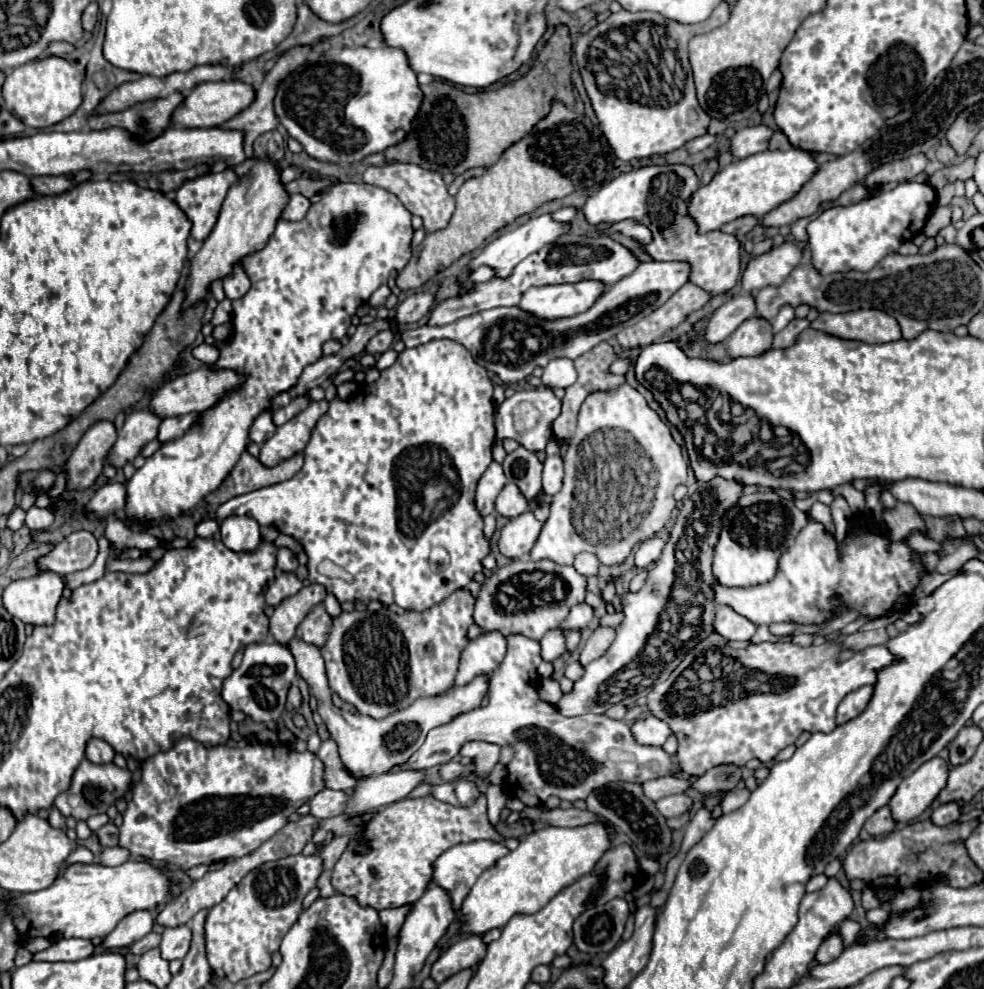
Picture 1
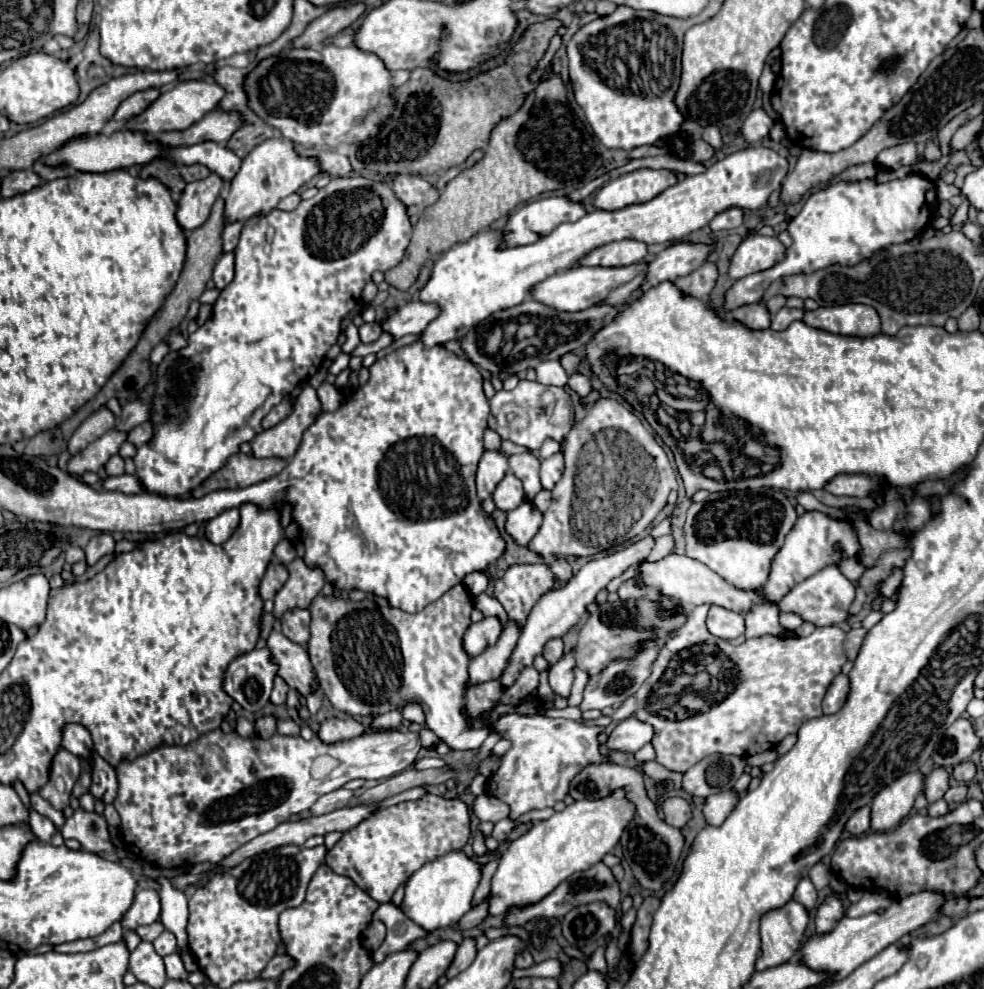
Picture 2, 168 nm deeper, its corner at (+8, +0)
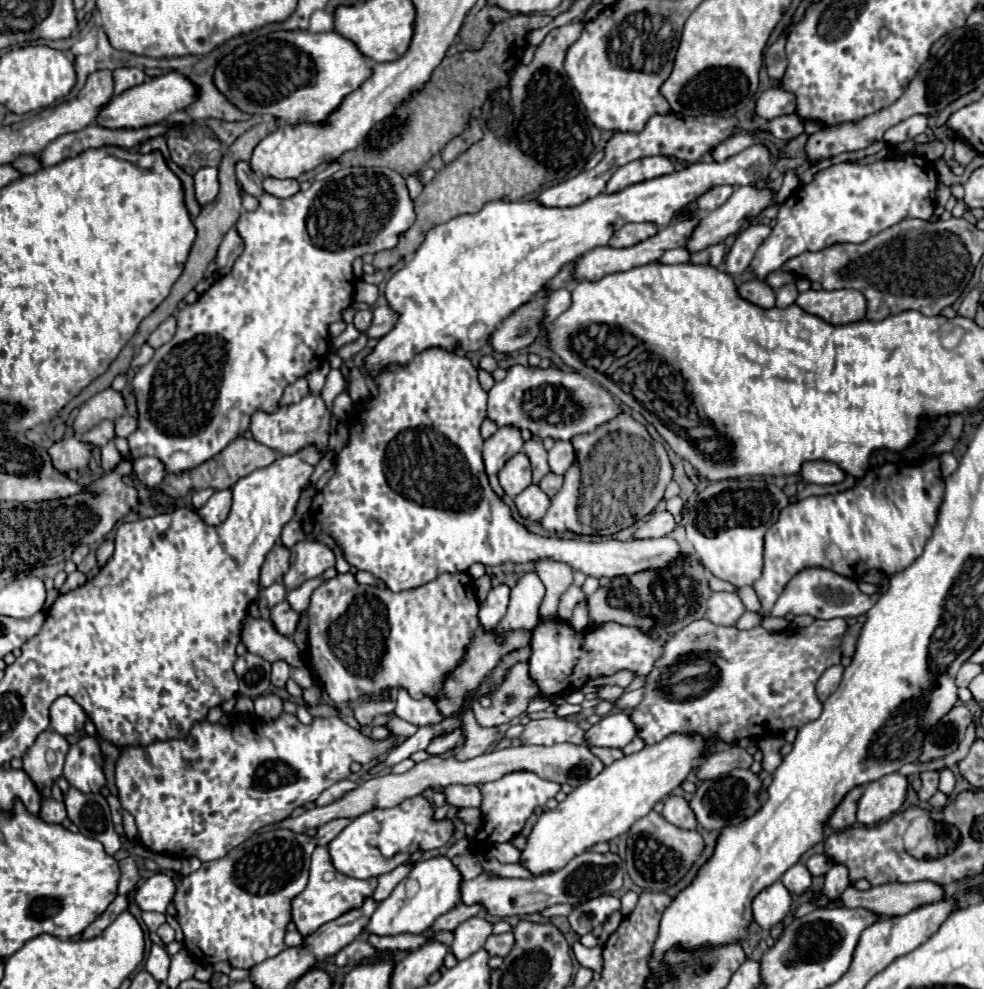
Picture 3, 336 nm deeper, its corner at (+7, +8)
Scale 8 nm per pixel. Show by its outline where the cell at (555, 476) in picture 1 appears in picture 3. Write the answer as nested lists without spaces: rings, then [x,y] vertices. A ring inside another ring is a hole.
[[[558,440],[556,444],[554,444],[554,448],[548,452],[548,464],[550,464],[550,470],[554,472],[554,474],[558,474],[558,476],[562,476],[568,468],[570,468],[570,464],[574,462],[574,448],[572,448],[572,444],[570,442],[562,442],[562,440]]]

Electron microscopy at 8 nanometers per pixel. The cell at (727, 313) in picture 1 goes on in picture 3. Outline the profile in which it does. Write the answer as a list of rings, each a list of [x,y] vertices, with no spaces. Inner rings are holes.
[[[904,156],[896,160],[876,160],[870,164],[860,164],[860,162],[842,162],[836,166],[830,166],[818,176],[806,184],[798,186],[800,190],[794,190],[788,200],[780,206],[776,226],[772,228],[770,238],[758,248],[756,258],[750,264],[750,270],[758,280],[766,280],[770,272],[776,272],[784,262],[790,258],[796,258],[804,252],[818,252],[822,248],[834,246],[834,244],[844,244],[844,242],[866,242],[870,236],[902,222],[908,218],[920,218],[920,220],[930,220],[934,214],[936,206],[936,184],[938,184],[938,174],[936,168],[930,160],[920,158],[920,156]]]

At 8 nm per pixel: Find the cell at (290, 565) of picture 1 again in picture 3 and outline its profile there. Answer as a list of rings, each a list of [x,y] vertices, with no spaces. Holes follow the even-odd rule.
[[[290,520],[290,522],[284,526],[280,540],[282,540],[282,544],[284,544],[286,548],[292,548],[296,542],[304,540],[304,530],[302,530],[300,522],[298,522],[298,520]]]

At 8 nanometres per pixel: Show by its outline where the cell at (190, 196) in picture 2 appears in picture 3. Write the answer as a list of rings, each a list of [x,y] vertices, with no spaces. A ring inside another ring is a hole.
[[[200,168],[194,174],[196,200],[200,206],[210,204],[218,194],[218,170],[216,168]]]

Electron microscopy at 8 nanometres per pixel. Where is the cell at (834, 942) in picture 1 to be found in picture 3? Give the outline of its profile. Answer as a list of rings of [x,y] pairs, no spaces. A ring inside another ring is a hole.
[[[834,864],[830,868],[830,872],[826,874],[826,882],[824,882],[824,896],[832,902],[836,898],[842,896],[842,892],[850,886],[850,878],[848,878],[848,872],[846,868],[842,868],[840,864]]]

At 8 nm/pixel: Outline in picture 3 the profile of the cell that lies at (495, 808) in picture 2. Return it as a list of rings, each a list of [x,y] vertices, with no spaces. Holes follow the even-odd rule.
[[[446,786],[434,790],[444,790],[446,800],[460,808],[480,808],[482,804],[482,792],[478,786]]]

